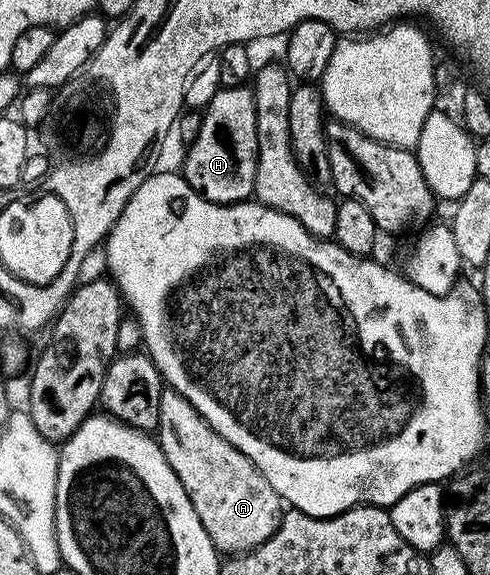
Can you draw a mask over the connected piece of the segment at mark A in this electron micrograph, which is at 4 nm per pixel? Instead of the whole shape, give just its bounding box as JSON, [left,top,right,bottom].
[156,388,284,556]

